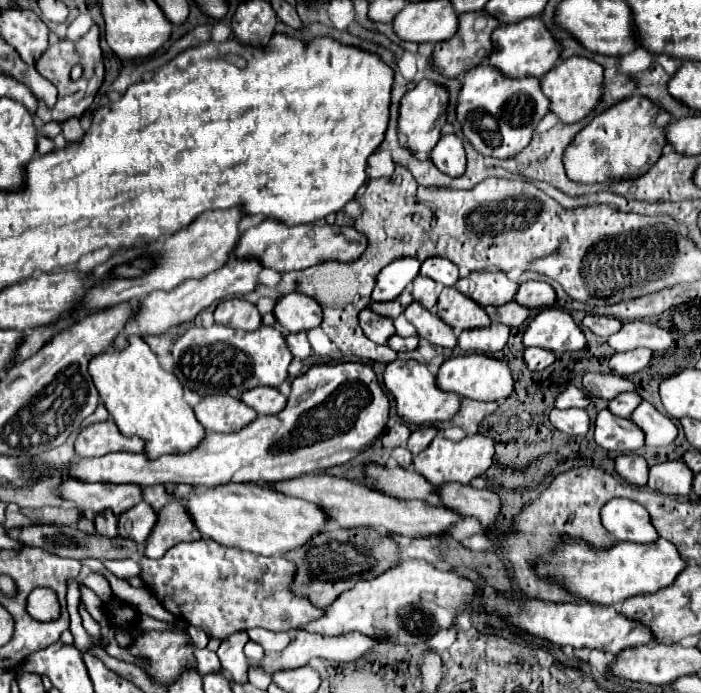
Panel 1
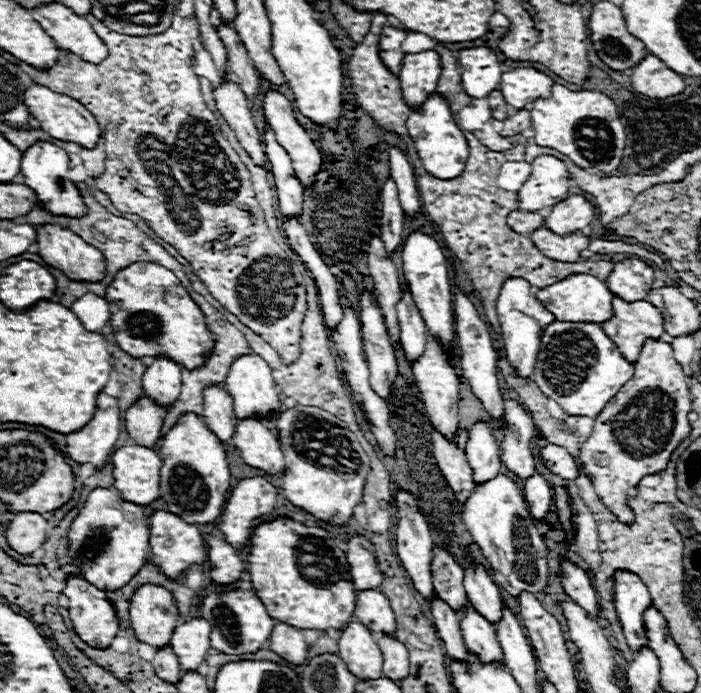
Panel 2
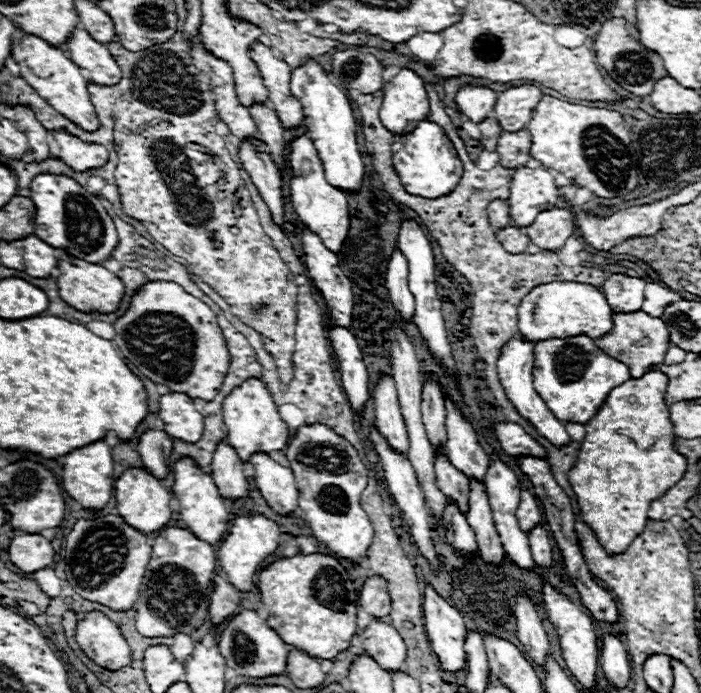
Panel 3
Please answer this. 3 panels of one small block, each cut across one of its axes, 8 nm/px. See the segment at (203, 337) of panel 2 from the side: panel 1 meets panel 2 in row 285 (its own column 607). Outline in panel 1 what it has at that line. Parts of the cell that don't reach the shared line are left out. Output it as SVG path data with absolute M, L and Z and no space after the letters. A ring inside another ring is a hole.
M634 94L614 104L612 108L596 116L584 130L580 130L578 136L572 140L572 144L566 148L564 166L568 170L568 178L584 184L594 184L594 182L610 182L610 180L632 180L642 176L662 156L664 146L668 144L668 140L664 138L664 130L668 128L670 120L672 120L670 114L664 114L660 106L652 106L652 102L648 102L648 98L644 96Z

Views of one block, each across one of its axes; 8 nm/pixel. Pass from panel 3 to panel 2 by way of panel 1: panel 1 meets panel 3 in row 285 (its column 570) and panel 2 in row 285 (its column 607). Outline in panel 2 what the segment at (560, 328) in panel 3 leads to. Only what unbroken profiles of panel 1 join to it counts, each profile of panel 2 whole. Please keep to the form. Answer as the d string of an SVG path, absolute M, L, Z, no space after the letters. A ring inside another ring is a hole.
M574 274L566 280L560 280L556 284L550 284L546 288L540 288L536 292L536 298L542 300L542 306L546 306L548 312L554 314L558 322L594 322L602 324L614 316L612 312L612 292L606 288L602 280L590 274Z

